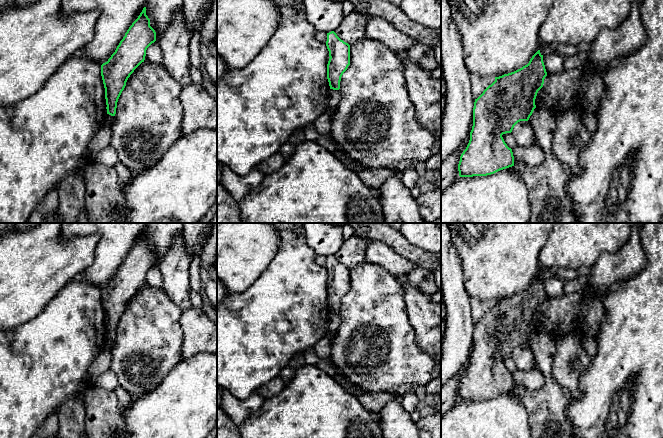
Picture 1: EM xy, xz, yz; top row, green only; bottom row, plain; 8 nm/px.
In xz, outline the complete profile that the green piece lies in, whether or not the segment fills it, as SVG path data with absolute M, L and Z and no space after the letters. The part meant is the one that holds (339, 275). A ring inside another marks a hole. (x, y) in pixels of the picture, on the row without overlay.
M331 255L327 257L326 270L330 281L327 288L329 310L330 313L339 314L341 301L350 289L350 269Z

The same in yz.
M538 274L527 289L495 301L495 305L475 323L470 364L458 388L460 401L487 400L514 390L512 373L507 370L502 359L511 357L518 346L529 344L536 332L537 317L543 311L546 300L543 279Z

